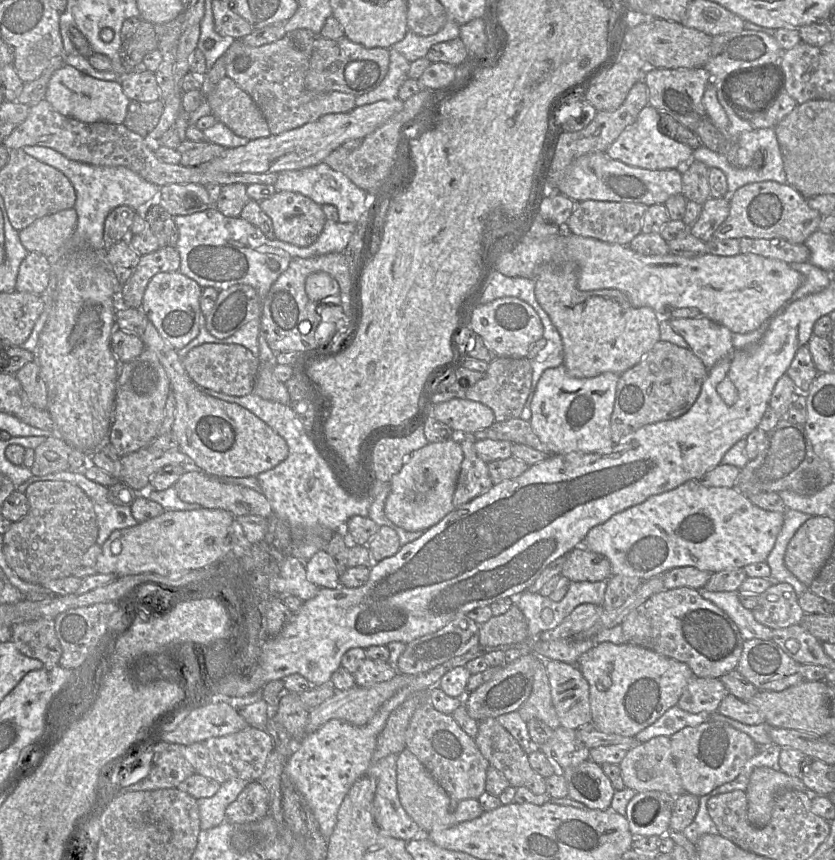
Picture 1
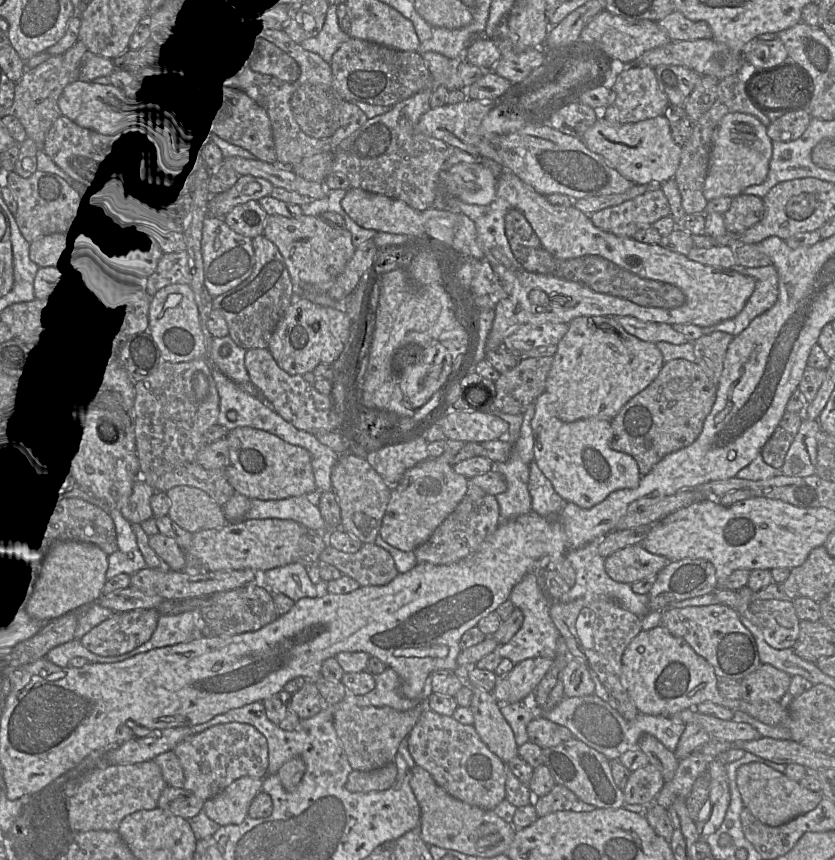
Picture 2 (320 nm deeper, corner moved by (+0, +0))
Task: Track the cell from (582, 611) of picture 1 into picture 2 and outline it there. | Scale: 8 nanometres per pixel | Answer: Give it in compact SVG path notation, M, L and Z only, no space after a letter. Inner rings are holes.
M543 657L528 658L517 663L509 673L498 677L493 696L503 705L530 700L552 664L553 659Z

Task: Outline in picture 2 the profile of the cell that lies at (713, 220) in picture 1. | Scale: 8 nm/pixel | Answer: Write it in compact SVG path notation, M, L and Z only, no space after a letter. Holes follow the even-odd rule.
M740 194L732 198L723 219L728 233L741 233L761 221L764 215L765 206L762 198Z

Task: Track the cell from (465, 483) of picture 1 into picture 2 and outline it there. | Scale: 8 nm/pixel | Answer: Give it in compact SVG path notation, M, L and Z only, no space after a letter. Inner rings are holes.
M468 479L467 492L455 510L434 531L432 536L414 552L417 564L448 565L476 552L501 524L497 498Z

